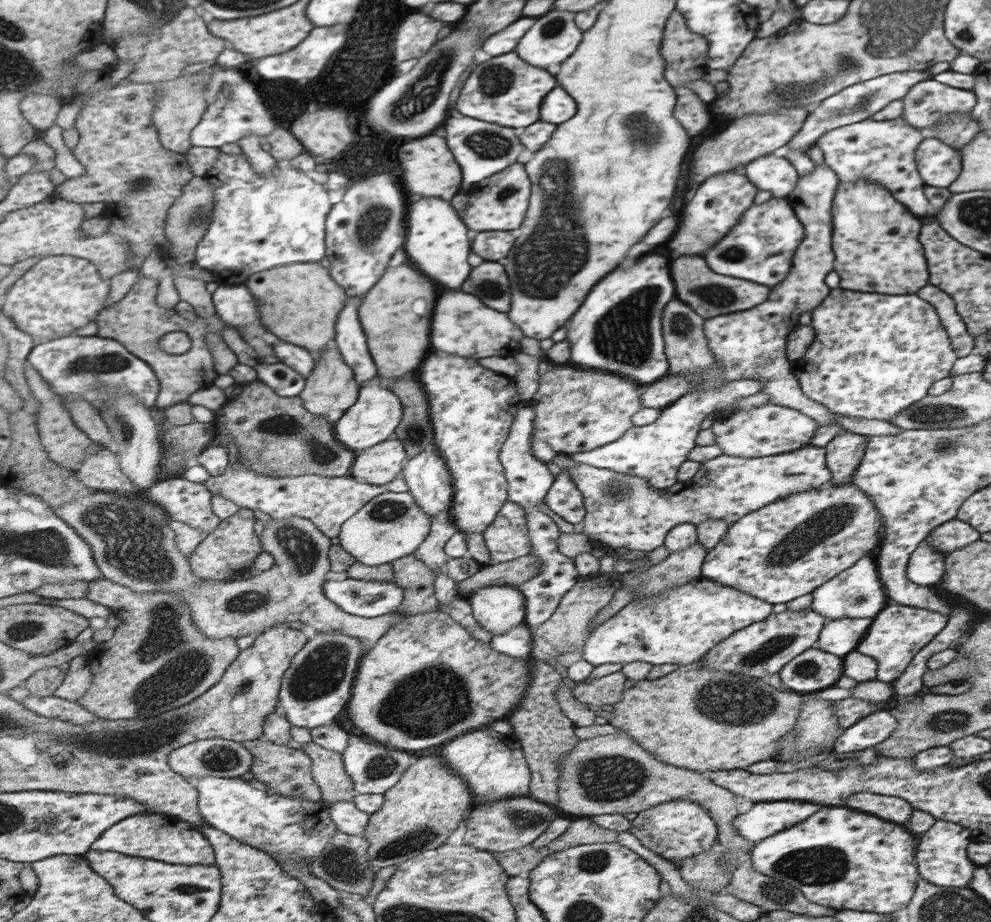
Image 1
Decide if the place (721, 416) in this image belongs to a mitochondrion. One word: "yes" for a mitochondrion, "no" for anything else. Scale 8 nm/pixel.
no

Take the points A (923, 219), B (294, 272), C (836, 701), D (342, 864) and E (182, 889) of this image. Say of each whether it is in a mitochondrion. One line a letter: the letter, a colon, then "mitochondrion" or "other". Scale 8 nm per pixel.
A: other
B: other
C: other
D: mitochondrion
E: mitochondrion

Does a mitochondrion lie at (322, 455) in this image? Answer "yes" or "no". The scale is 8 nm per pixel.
yes

